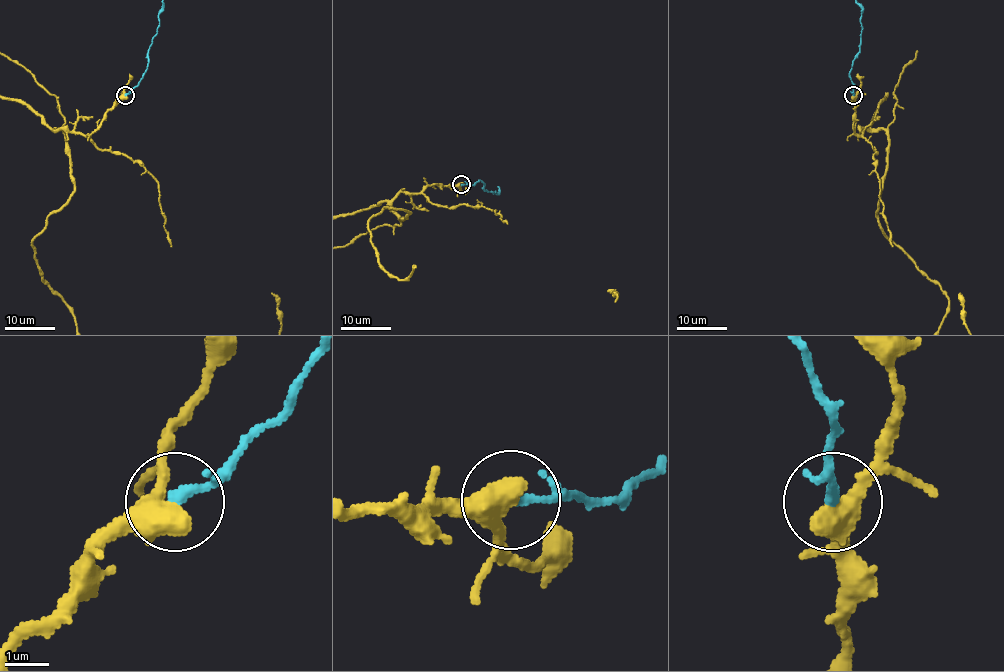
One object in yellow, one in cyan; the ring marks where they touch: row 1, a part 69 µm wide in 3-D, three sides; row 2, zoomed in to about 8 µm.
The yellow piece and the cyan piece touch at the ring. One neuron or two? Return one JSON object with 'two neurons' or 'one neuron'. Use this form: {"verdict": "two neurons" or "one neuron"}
{"verdict": "one neuron"}

